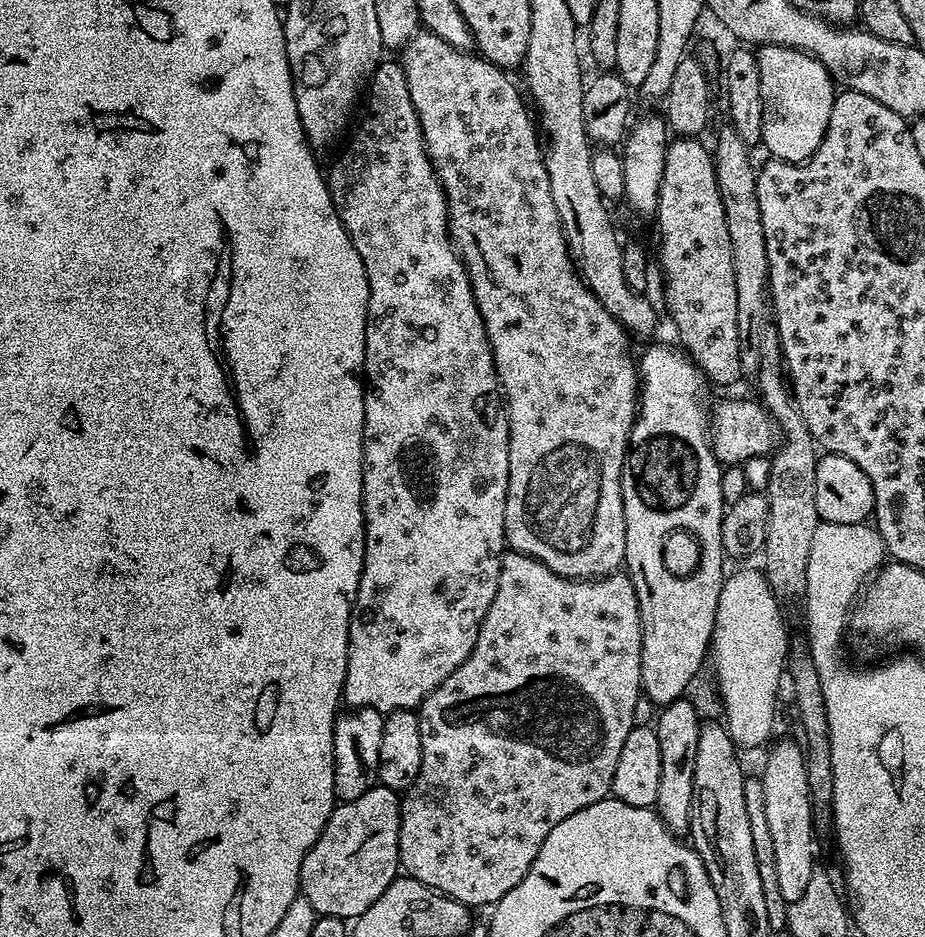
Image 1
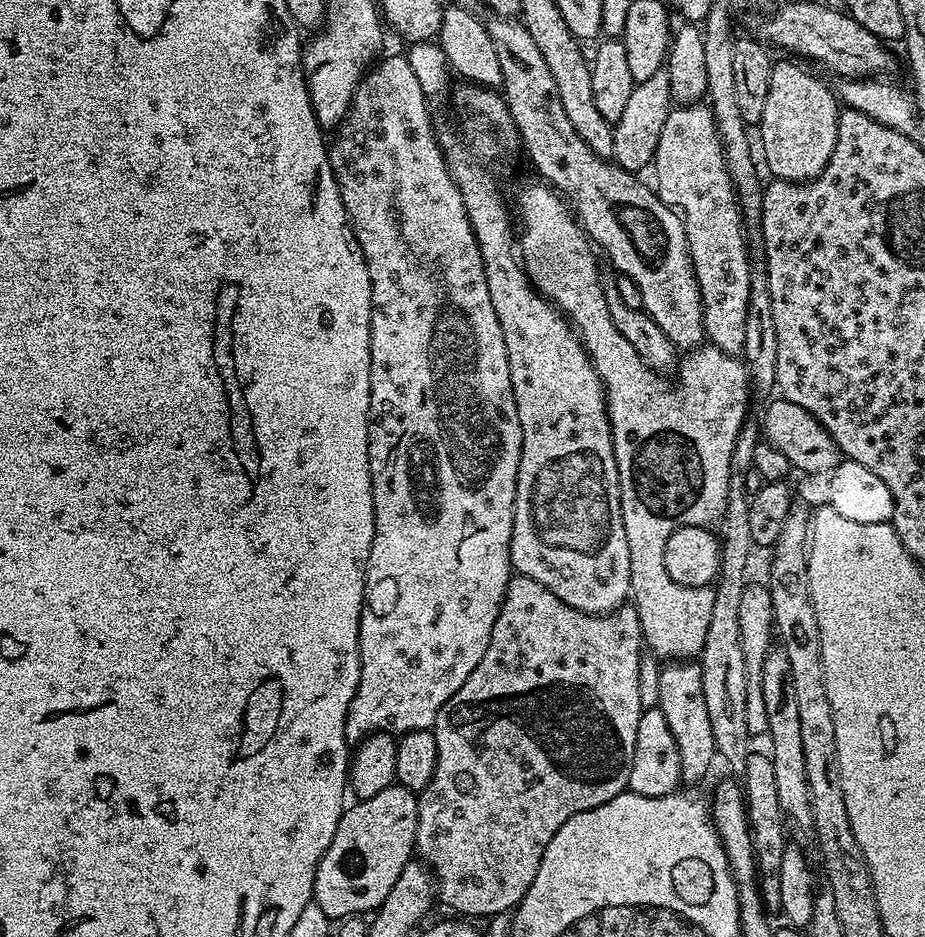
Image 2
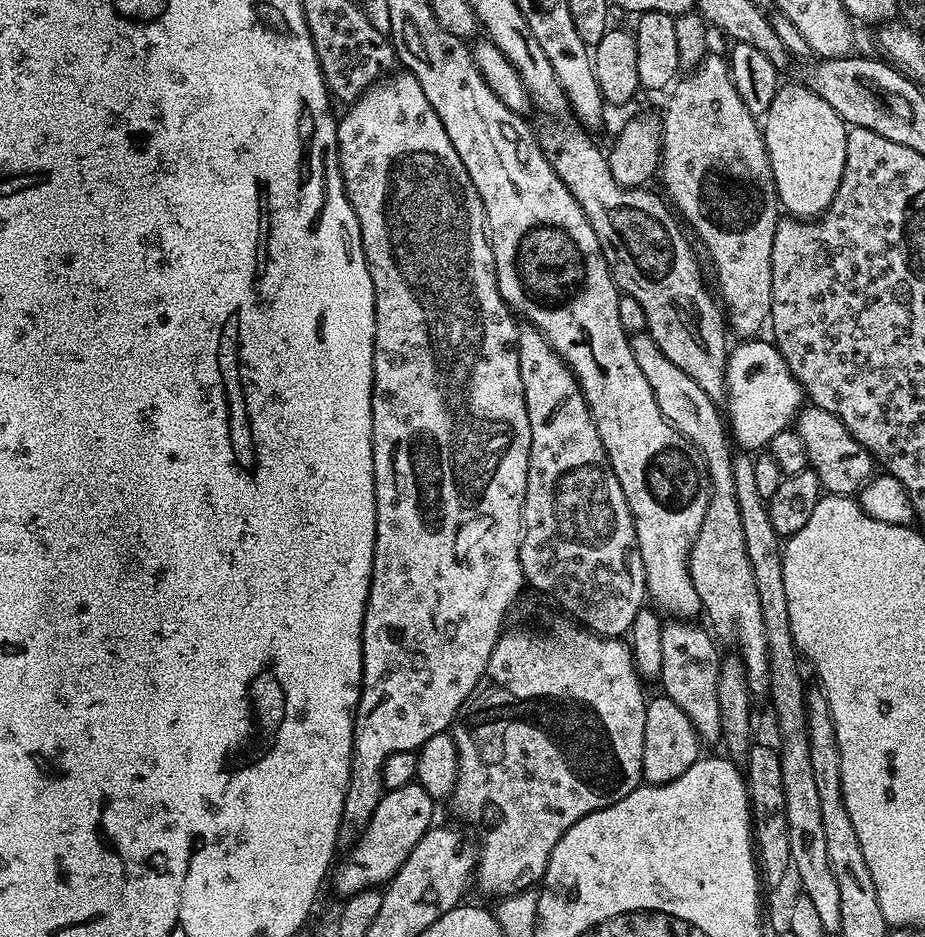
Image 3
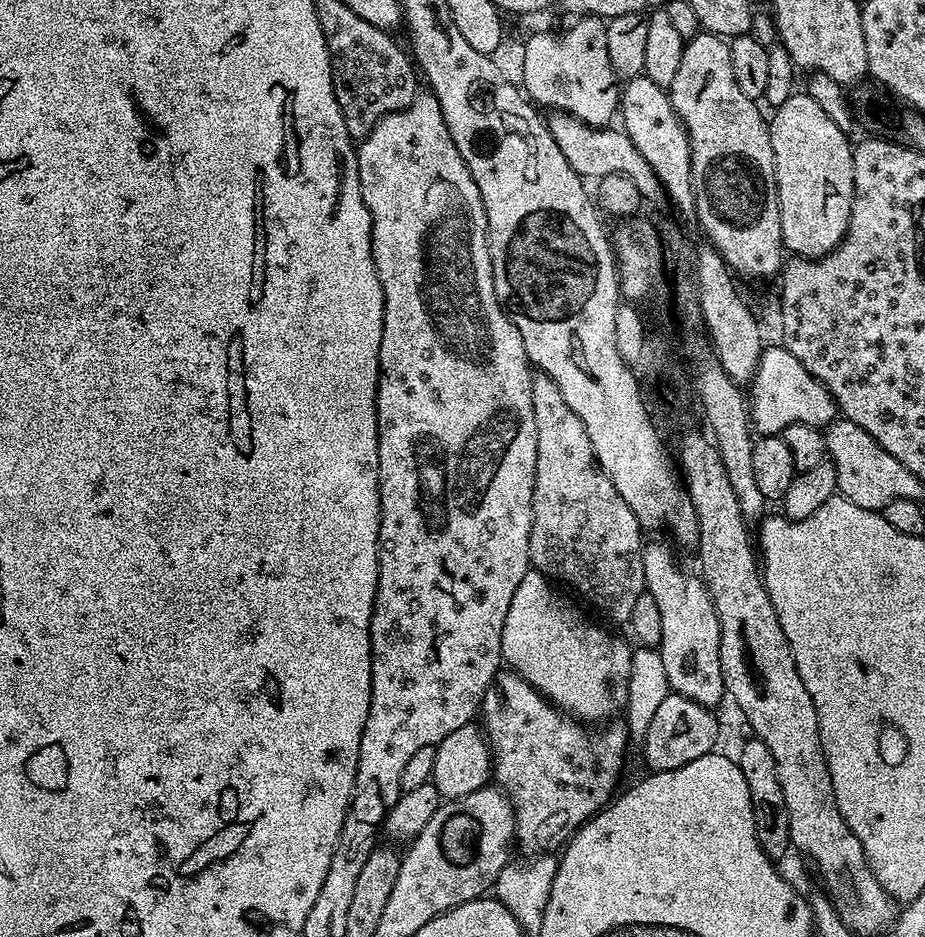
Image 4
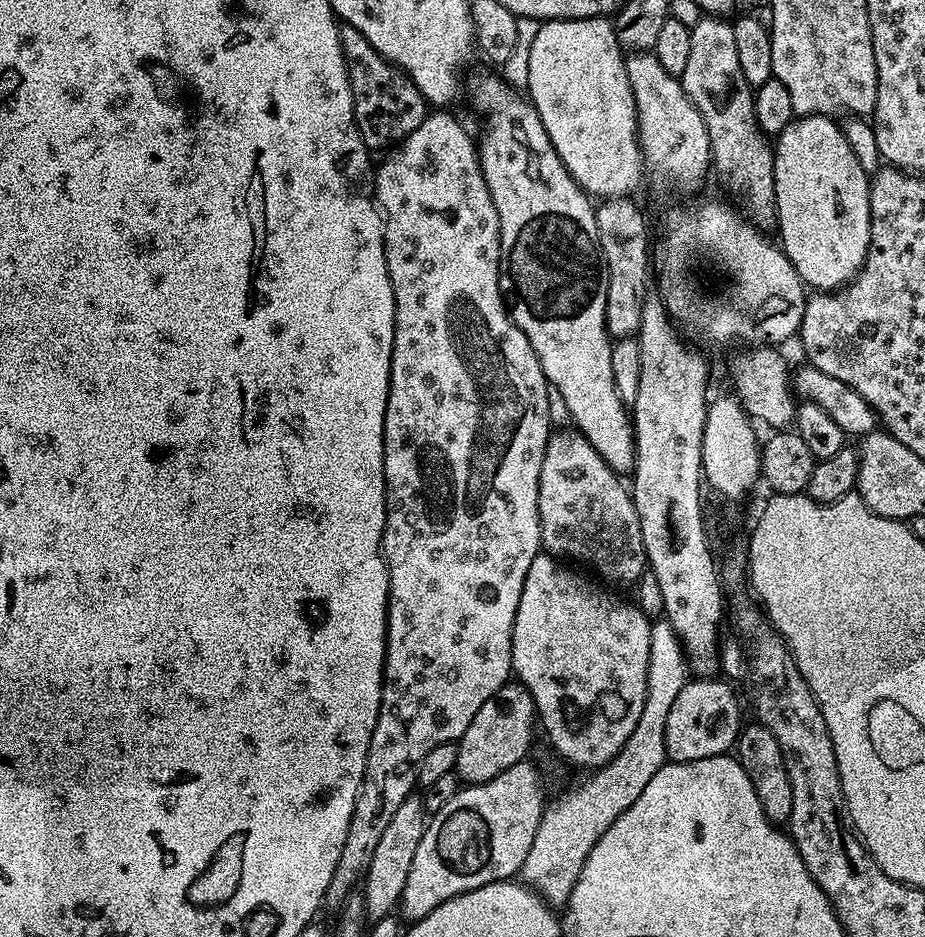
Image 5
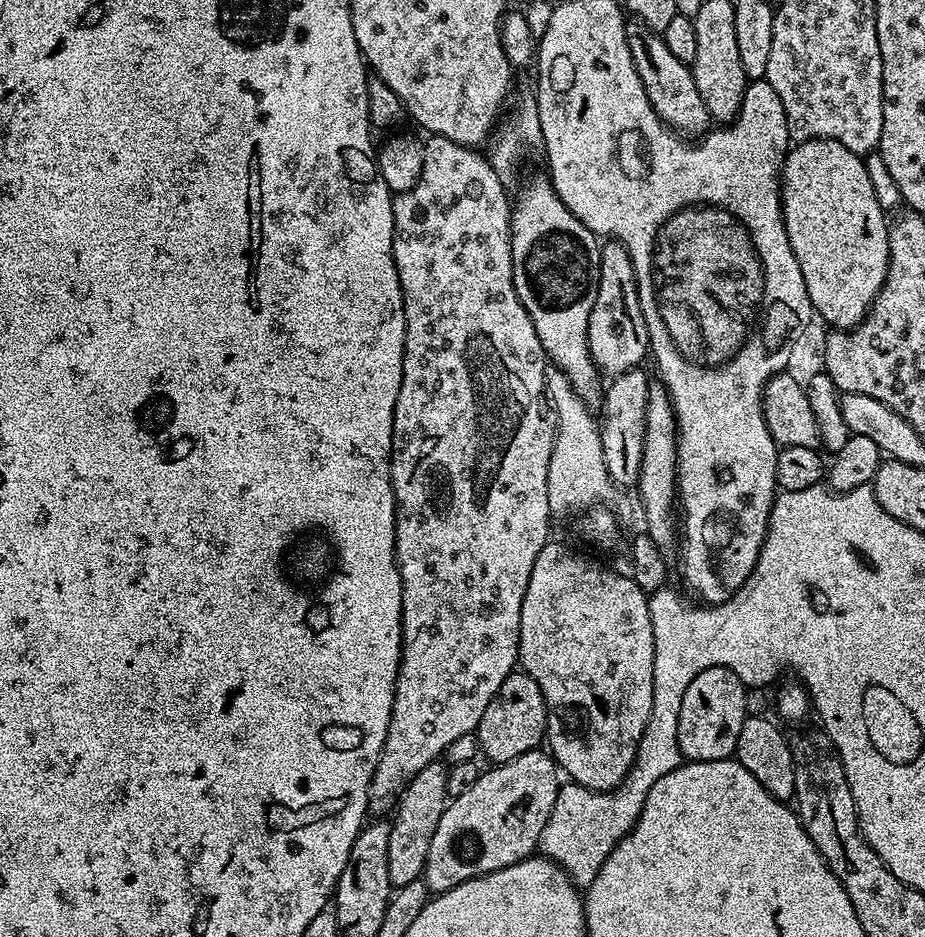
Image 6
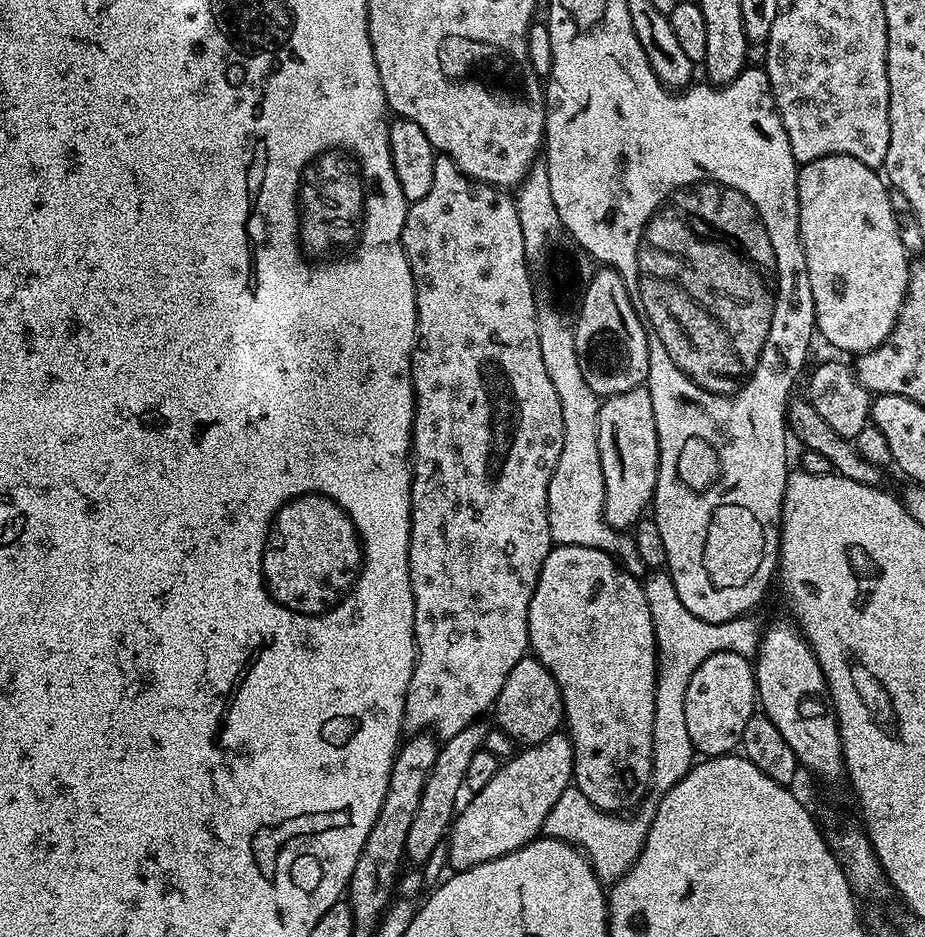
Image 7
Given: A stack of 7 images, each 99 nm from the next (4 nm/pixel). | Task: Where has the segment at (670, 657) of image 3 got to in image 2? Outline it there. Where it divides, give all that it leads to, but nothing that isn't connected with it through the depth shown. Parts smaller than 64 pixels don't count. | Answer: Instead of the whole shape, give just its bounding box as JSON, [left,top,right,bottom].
[659,662,718,785]

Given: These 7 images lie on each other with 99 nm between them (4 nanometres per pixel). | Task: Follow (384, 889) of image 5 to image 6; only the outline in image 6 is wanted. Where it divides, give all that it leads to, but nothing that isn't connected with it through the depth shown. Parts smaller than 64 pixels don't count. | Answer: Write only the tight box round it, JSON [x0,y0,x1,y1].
[387,761,449,887]

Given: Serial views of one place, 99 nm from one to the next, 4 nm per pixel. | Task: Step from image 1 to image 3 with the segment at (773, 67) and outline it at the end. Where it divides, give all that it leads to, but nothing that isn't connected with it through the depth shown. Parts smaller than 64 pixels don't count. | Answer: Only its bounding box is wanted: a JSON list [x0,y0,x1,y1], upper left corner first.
[762,82,848,221]

